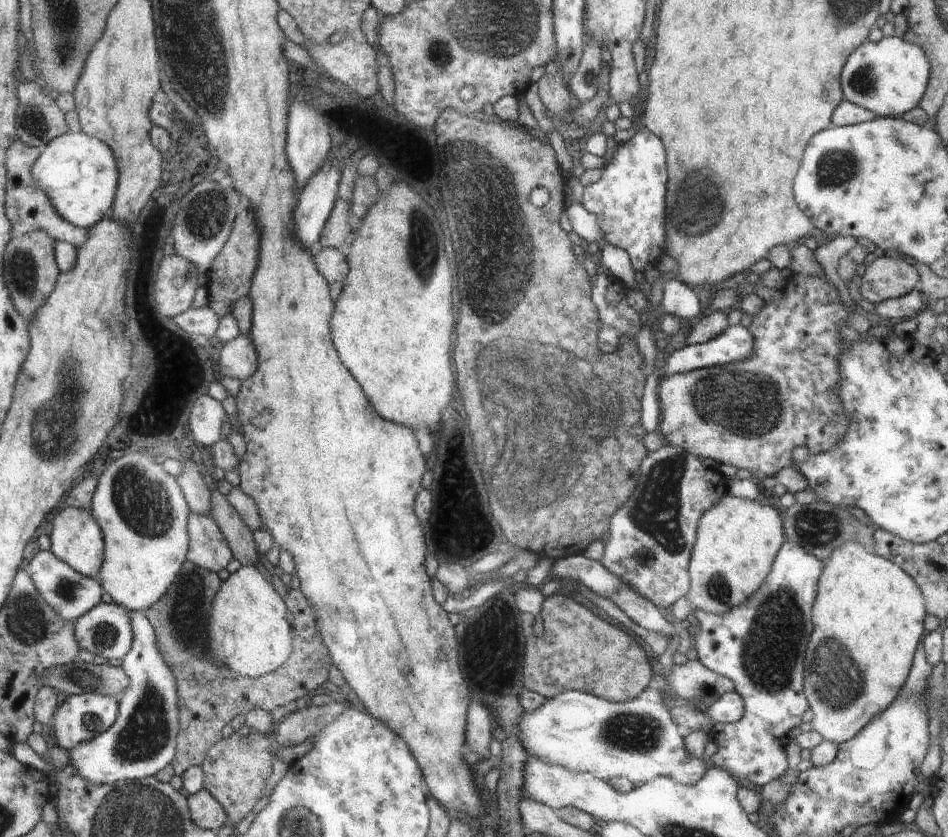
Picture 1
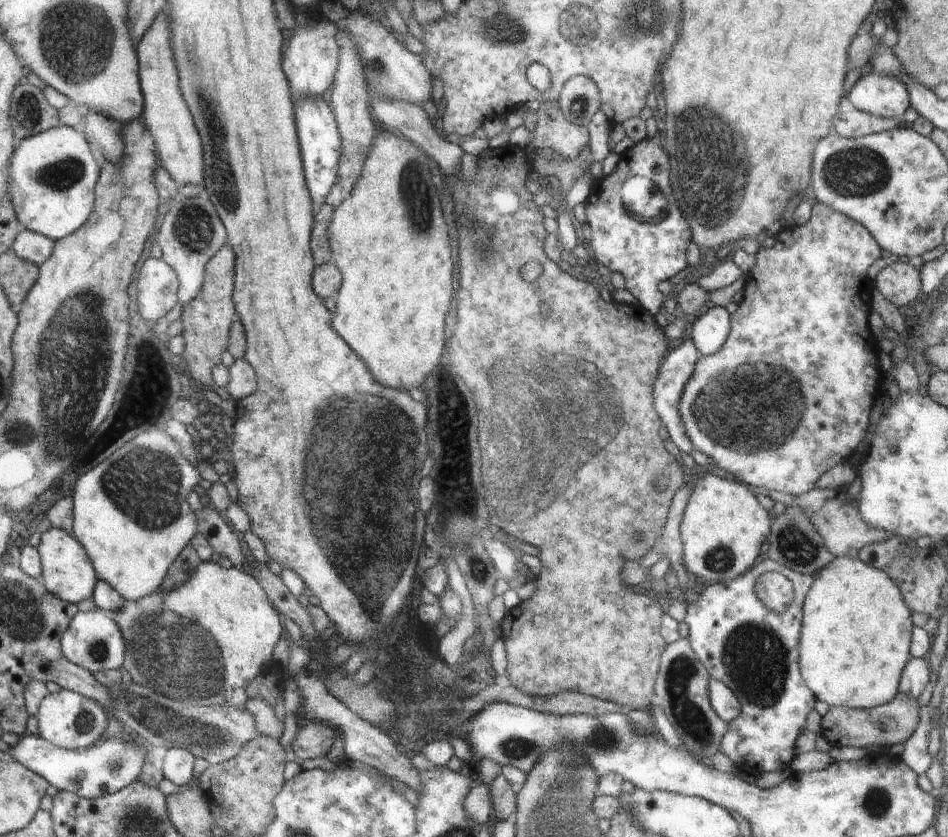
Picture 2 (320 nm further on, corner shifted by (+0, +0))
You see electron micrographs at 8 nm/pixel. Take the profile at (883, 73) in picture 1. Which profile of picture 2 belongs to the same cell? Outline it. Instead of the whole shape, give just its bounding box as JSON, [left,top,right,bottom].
[846,71,910,119]

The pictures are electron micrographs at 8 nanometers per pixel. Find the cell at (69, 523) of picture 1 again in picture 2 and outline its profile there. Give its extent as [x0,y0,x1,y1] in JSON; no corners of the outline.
[40,526,100,604]

